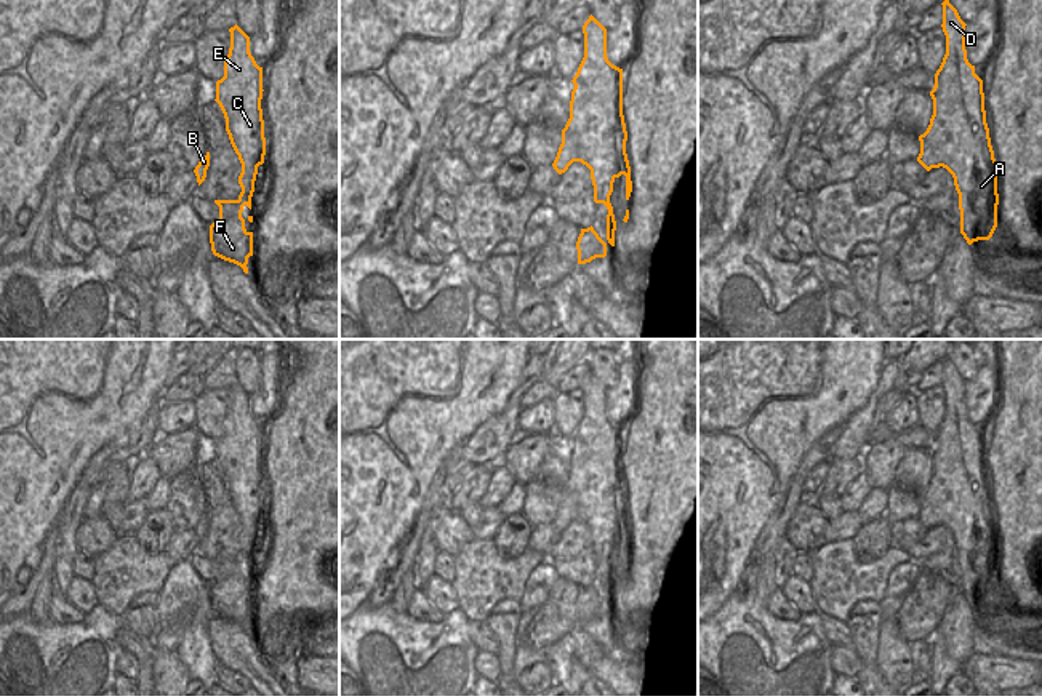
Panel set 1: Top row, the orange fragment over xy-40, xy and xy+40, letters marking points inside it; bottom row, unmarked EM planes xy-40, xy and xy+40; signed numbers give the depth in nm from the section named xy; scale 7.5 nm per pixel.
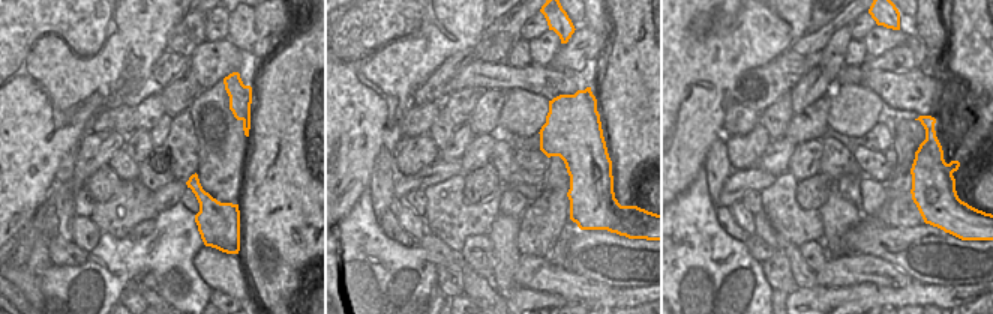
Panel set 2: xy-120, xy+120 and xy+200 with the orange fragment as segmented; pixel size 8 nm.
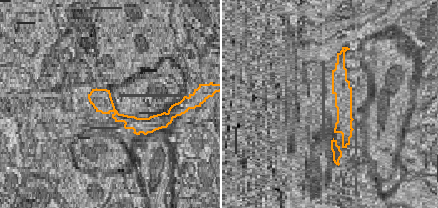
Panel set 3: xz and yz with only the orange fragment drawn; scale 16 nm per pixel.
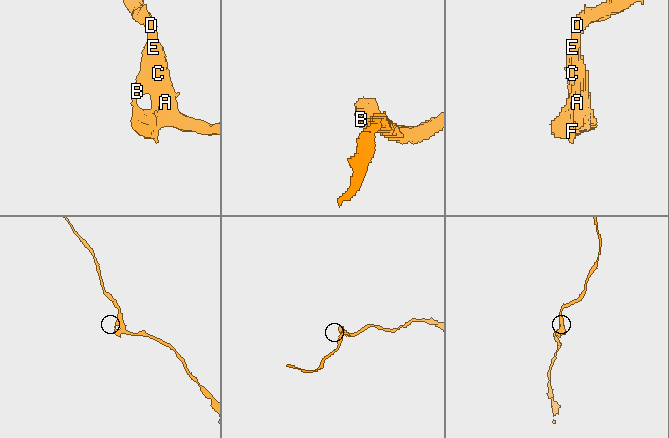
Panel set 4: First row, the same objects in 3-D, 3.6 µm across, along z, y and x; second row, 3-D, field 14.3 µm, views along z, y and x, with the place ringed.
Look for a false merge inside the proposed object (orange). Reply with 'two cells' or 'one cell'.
one cell

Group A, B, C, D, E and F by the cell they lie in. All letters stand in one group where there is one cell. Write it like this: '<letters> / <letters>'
A B C D E F

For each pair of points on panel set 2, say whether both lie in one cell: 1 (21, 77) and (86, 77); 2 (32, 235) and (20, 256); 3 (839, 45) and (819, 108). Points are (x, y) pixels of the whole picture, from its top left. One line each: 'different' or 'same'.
1: same
2: same
3: different

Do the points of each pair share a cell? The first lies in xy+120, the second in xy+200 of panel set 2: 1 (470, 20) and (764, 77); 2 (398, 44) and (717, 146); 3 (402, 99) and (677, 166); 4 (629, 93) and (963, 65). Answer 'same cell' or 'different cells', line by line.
1: different cells
2: different cells
3: same cell
4: same cell

